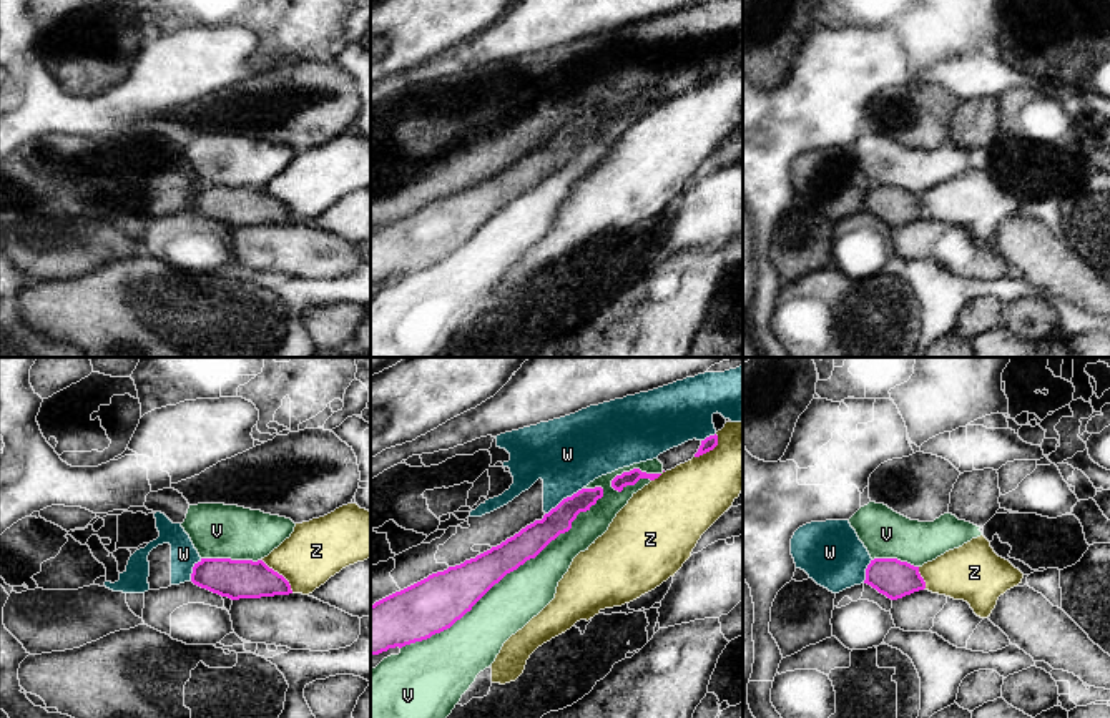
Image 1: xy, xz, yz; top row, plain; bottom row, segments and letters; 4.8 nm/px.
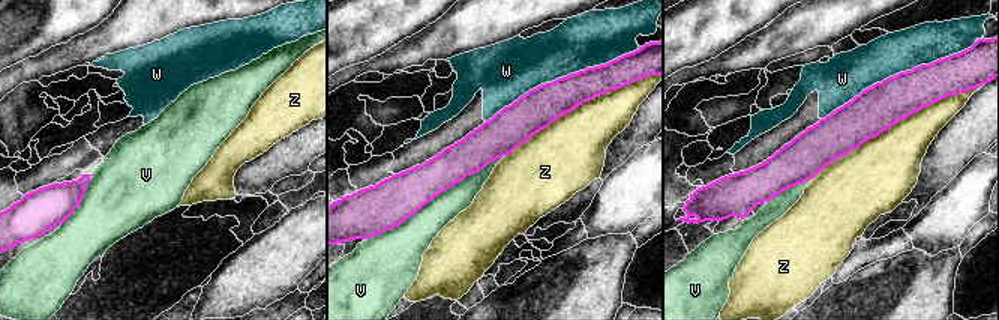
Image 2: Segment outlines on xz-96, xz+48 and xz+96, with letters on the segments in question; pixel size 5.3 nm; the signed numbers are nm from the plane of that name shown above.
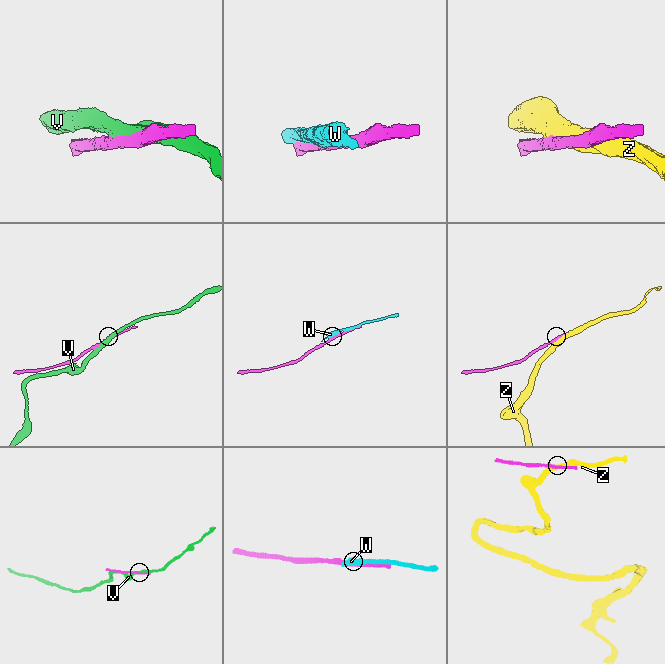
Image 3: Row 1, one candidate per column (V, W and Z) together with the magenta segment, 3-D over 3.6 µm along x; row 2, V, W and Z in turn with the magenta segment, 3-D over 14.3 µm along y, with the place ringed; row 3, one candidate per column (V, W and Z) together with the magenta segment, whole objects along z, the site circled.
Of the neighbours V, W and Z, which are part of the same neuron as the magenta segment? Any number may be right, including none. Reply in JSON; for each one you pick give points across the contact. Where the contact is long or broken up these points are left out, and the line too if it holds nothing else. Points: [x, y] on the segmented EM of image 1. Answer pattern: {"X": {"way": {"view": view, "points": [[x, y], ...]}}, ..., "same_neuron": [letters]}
{"same_neuron": []}

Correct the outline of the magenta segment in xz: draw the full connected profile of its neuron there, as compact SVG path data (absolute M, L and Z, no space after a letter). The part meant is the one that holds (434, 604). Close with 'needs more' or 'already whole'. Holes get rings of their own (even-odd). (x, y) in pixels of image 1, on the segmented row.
M602 487L582 489L500 545L371 605L371 657L450 628L507 573L568 532L577 515L602 497Z; already whole

